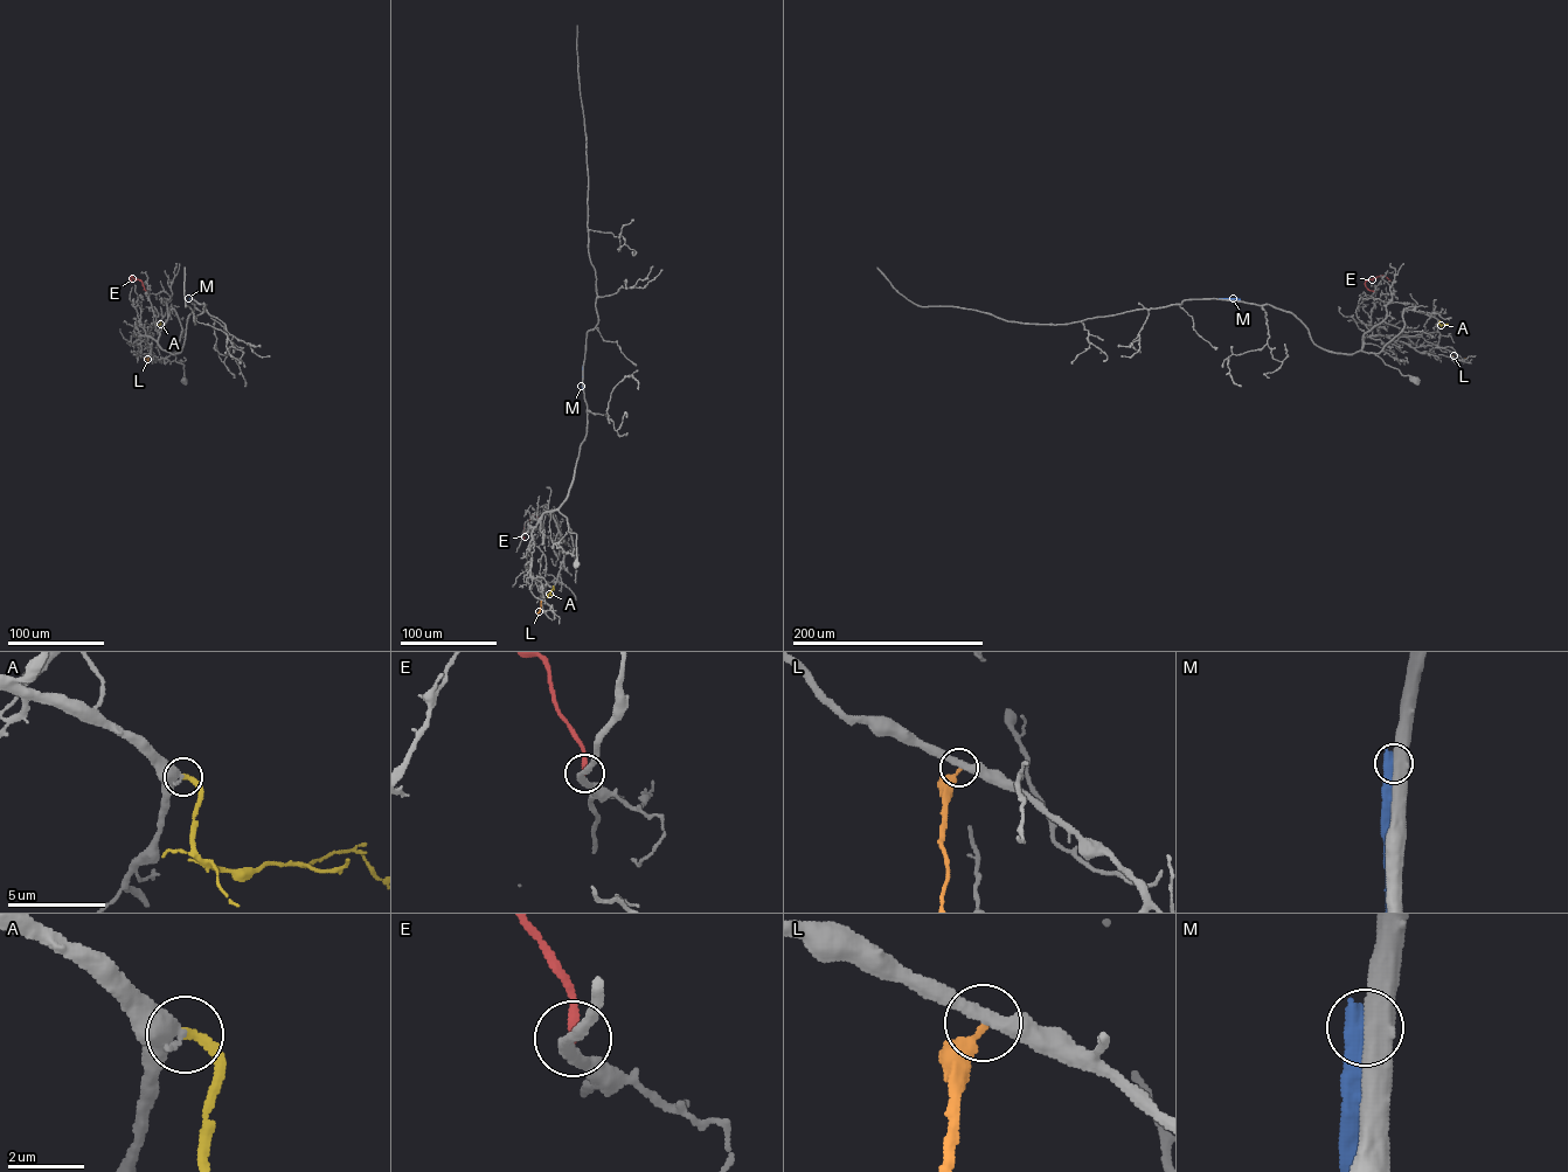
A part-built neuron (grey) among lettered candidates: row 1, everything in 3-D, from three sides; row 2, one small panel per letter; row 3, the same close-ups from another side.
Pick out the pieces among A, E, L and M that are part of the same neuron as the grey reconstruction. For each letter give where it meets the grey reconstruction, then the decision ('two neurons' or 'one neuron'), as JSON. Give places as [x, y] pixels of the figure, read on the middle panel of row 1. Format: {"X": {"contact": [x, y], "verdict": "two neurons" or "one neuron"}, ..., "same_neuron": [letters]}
{"A": {"contact": [553, 587], "verdict": "one neuron"}, "E": {"contact": [539, 522], "verdict": "two neurons"}, "L": {"contact": [541, 600], "verdict": "two neurons"}, "M": {"contact": [582, 367], "verdict": "two neurons"}, "same_neuron": ["A"]}

